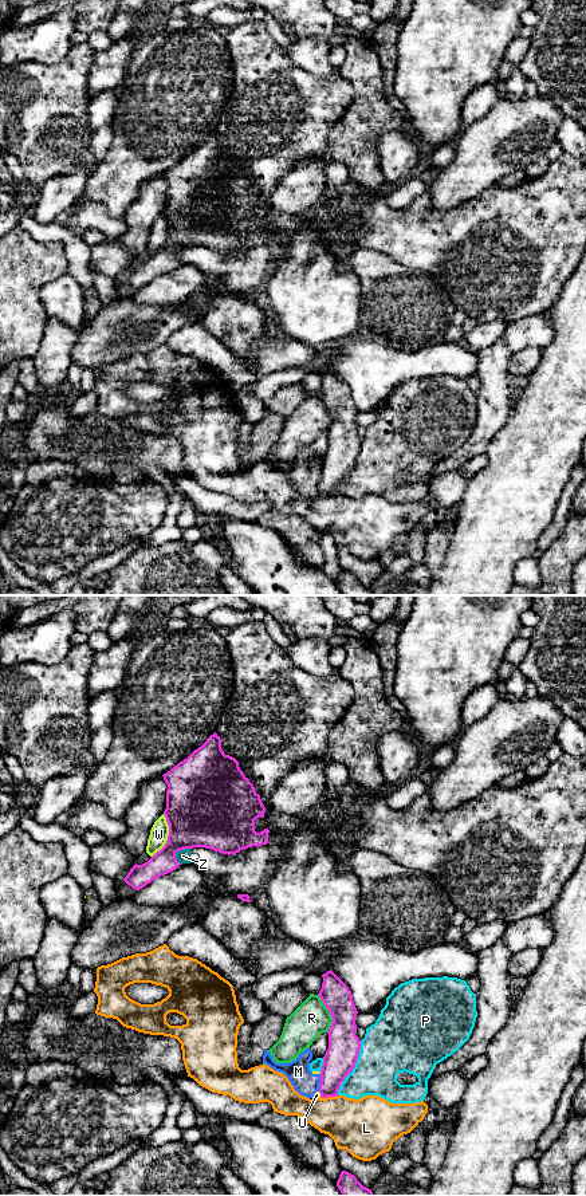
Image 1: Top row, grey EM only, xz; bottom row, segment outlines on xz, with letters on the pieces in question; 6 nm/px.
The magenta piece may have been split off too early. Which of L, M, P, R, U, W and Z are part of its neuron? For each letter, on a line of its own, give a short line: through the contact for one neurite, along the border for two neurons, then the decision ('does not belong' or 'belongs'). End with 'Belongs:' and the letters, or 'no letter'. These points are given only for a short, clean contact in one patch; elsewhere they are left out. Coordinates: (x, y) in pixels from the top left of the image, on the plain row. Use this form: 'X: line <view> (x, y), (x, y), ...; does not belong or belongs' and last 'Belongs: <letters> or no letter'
L: line xz (337, 494), (321, 496); does not belong
M: line xz (321, 473), (318, 490); does not belong
P: does not belong
R: line xz (317, 394), (331, 417), (327, 431); does not belong
U: line xz (318, 491), (321, 495); does not belong
W: does not belong
Z: does not belong
Belongs: no letter

